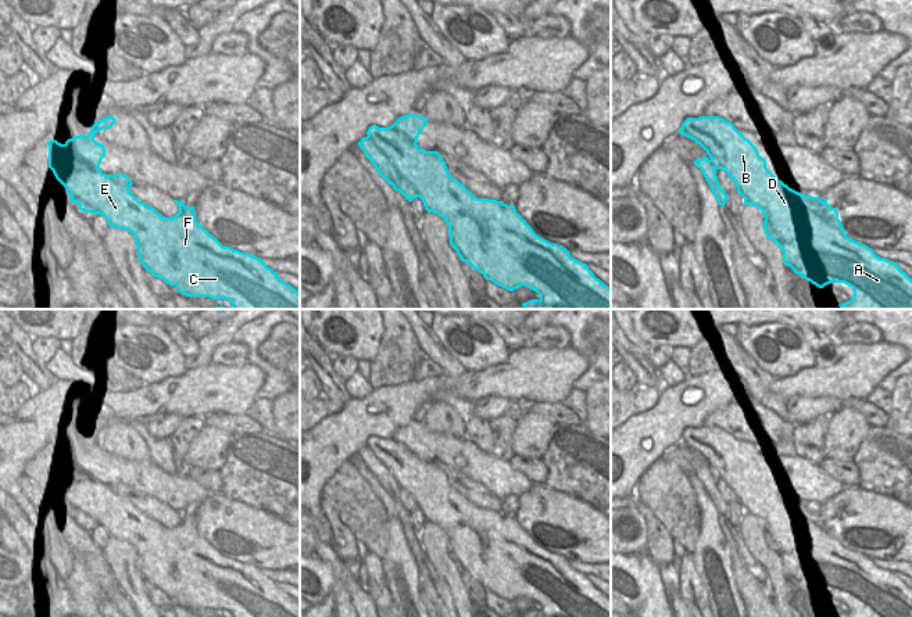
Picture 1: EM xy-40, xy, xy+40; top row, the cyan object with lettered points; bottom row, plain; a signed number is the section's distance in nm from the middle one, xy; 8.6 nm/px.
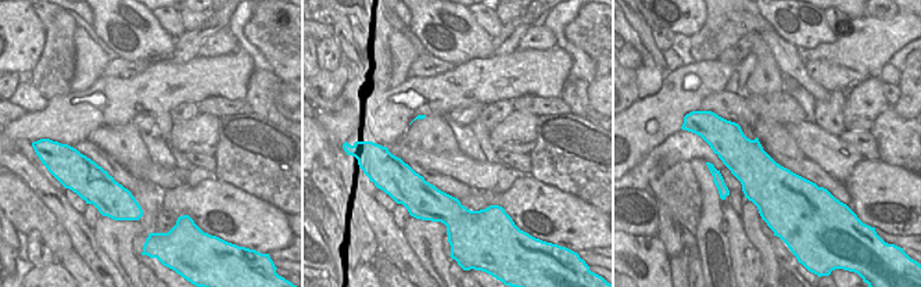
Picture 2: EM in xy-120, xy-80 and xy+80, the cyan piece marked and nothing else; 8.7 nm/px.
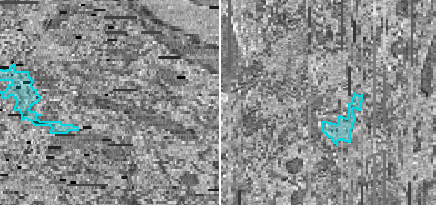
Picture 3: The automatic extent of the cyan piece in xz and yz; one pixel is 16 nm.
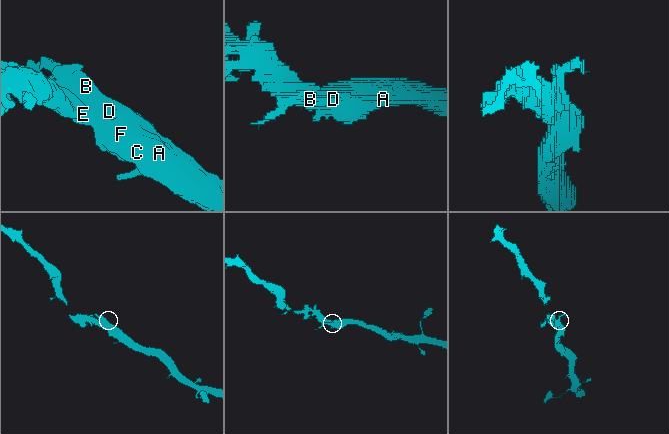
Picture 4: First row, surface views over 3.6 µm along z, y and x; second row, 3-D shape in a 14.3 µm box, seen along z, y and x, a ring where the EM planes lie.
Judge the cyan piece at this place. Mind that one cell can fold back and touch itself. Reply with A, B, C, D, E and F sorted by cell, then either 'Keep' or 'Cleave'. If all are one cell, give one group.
Groups: A B C D E F. Keep.

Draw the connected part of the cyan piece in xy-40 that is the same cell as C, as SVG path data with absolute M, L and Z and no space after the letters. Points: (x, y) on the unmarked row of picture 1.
M108 426L94 433L87 446L75 446L64 455L47 452L49 478L67 499L71 513L78 514L83 523L104 527L110 538L130 542L137 556L137 570L144 580L175 596L182 606L228 610L232 617L300 617L297 600L280 591L261 568L222 556L196 531L194 517L174 510L179 523L165 528L130 503L133 494L126 485L105 485L99 480L105 459L94 451L94 445L111 440L115 431Z

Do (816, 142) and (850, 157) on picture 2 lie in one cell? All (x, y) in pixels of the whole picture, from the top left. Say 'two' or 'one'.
one

